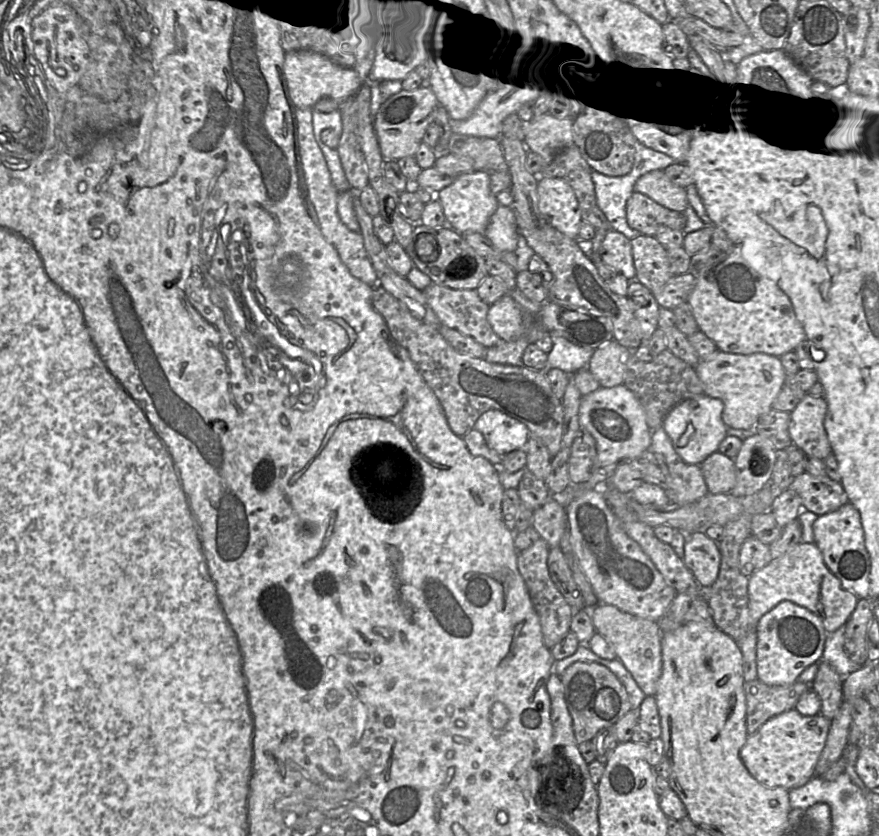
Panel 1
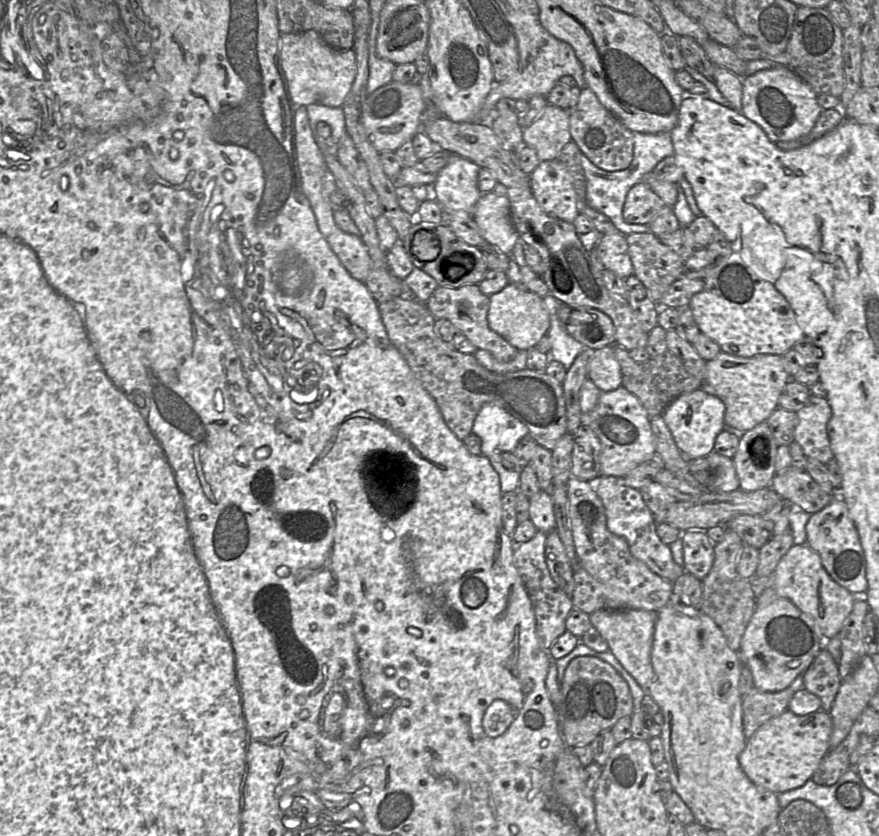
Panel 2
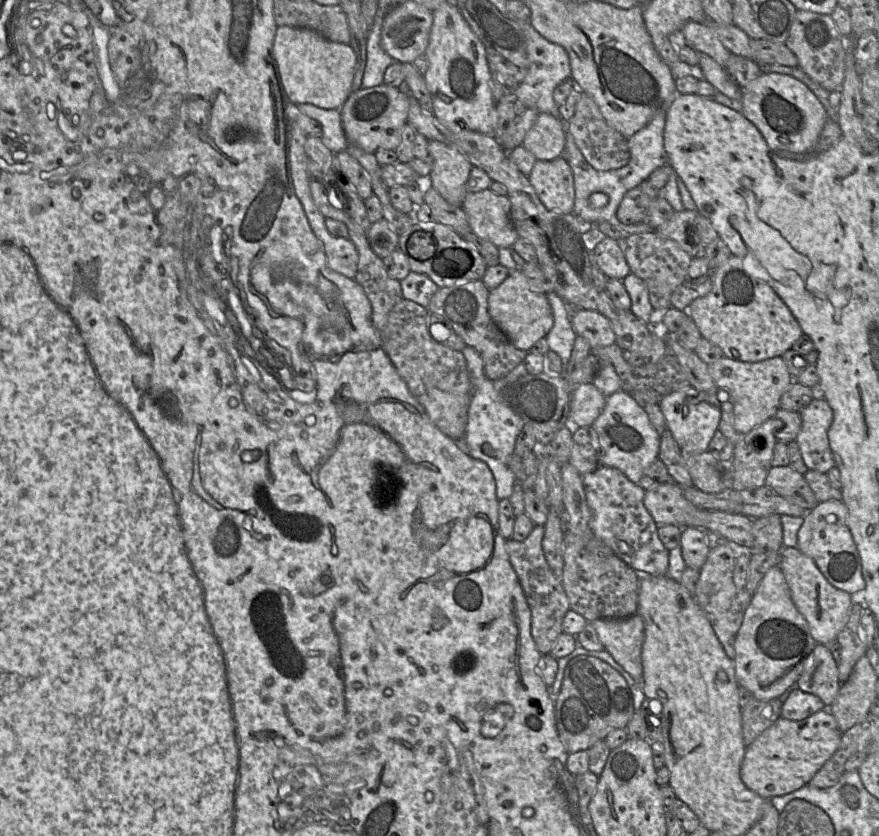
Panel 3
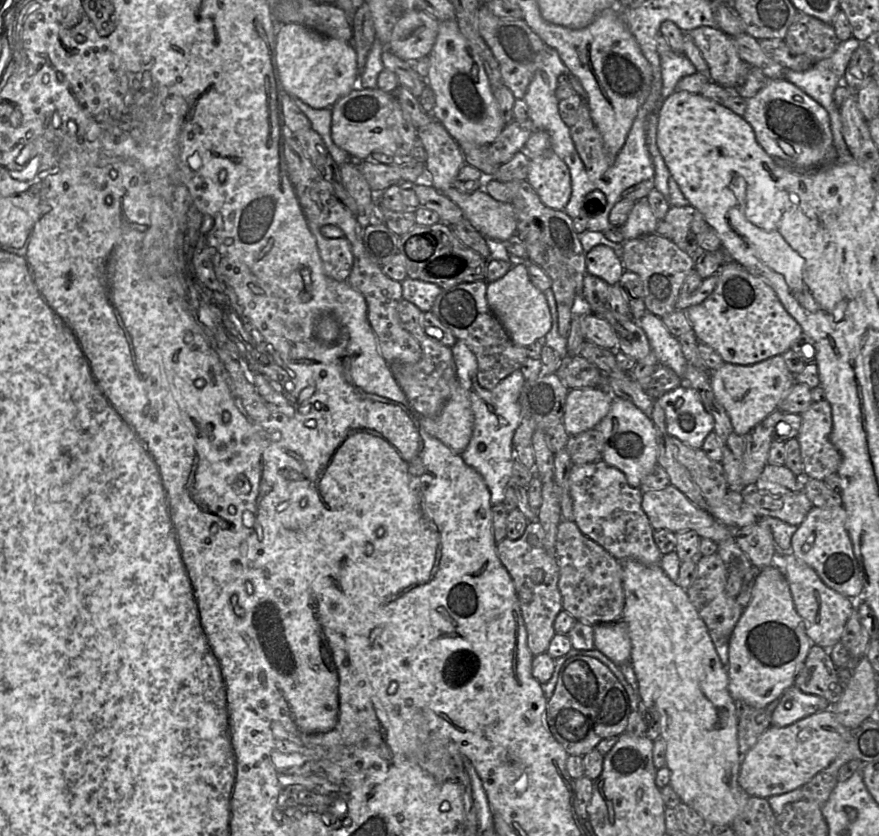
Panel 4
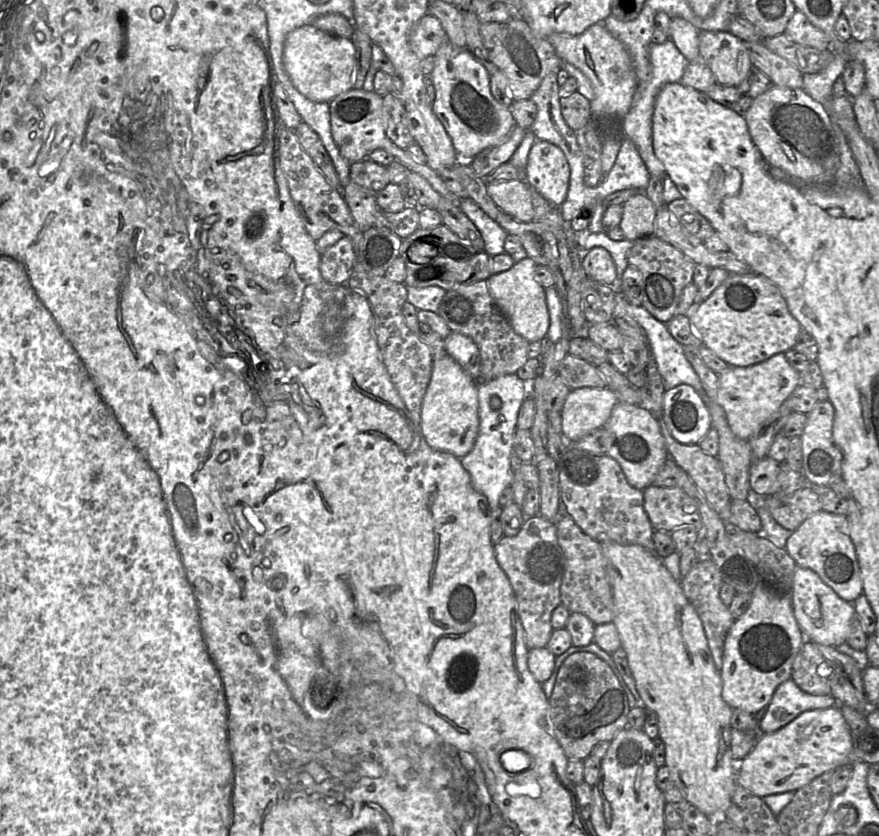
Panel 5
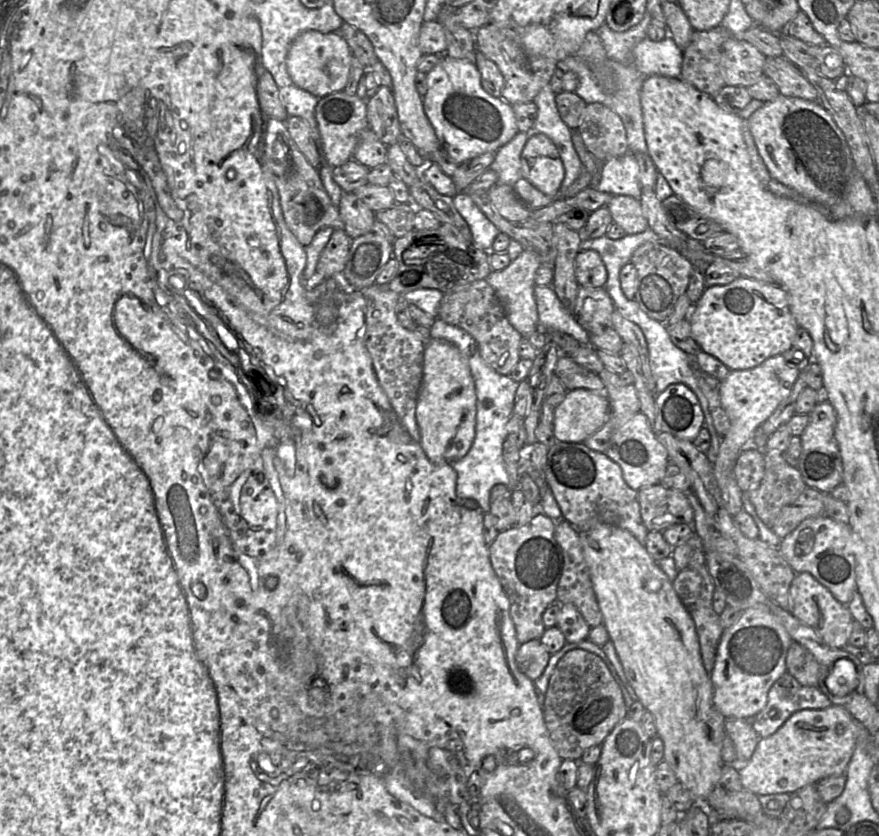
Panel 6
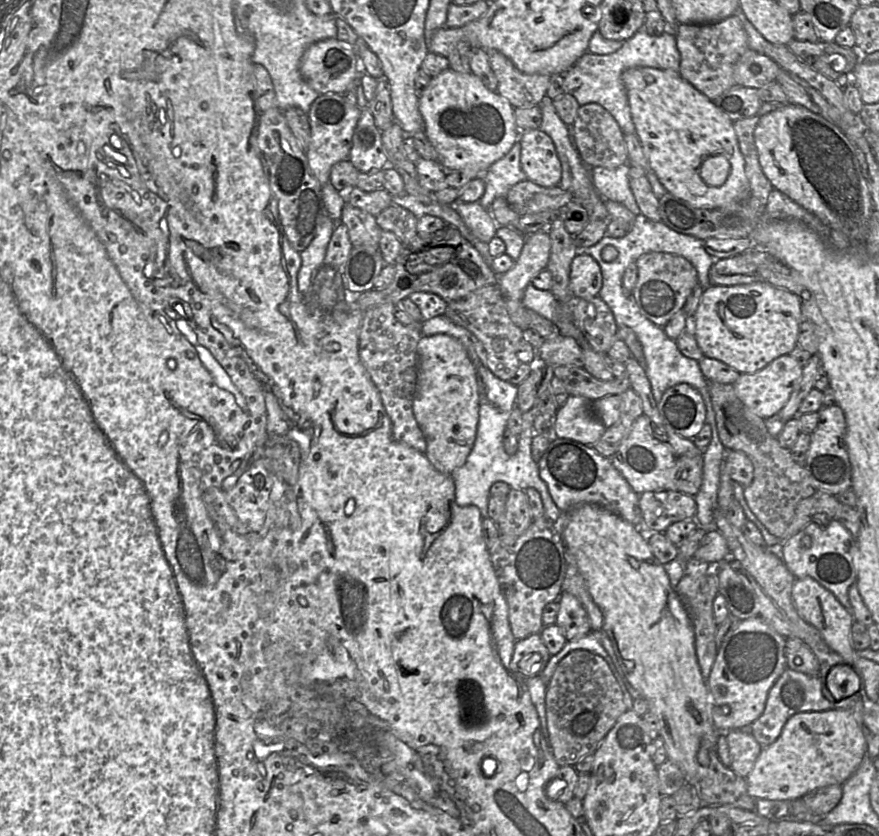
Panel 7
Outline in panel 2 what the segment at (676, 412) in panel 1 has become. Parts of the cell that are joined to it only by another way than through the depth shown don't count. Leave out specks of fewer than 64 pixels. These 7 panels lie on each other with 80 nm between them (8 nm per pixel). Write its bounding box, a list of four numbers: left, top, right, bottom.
[663,389,725,459]

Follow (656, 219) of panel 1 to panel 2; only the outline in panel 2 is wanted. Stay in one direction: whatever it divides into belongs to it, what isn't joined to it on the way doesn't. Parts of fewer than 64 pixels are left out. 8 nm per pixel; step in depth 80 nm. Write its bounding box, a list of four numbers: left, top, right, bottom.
[623,182,665,225]

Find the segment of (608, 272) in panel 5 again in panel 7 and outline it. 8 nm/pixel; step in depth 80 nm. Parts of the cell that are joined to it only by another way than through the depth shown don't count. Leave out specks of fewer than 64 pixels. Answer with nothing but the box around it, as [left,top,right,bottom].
[569,253,603,299]

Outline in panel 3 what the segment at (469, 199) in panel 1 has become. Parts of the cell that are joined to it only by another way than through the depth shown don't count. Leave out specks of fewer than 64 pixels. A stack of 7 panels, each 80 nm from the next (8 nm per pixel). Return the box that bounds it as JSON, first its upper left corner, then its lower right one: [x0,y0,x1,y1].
[428,141,473,207]

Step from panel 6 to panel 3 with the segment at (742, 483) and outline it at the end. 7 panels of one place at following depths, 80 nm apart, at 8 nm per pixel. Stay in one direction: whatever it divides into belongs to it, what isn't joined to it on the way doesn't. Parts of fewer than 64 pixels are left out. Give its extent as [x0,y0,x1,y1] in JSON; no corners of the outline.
[764,465,819,511]

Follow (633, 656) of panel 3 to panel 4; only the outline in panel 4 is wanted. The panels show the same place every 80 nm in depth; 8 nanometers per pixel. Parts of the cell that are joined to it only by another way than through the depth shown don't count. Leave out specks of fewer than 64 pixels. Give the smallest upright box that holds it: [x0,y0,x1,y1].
[594,620,631,665]

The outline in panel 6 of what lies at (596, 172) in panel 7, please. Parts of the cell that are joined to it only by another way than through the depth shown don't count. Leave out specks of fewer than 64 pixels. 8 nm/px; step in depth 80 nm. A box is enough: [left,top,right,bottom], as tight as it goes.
[595,153,641,200]

